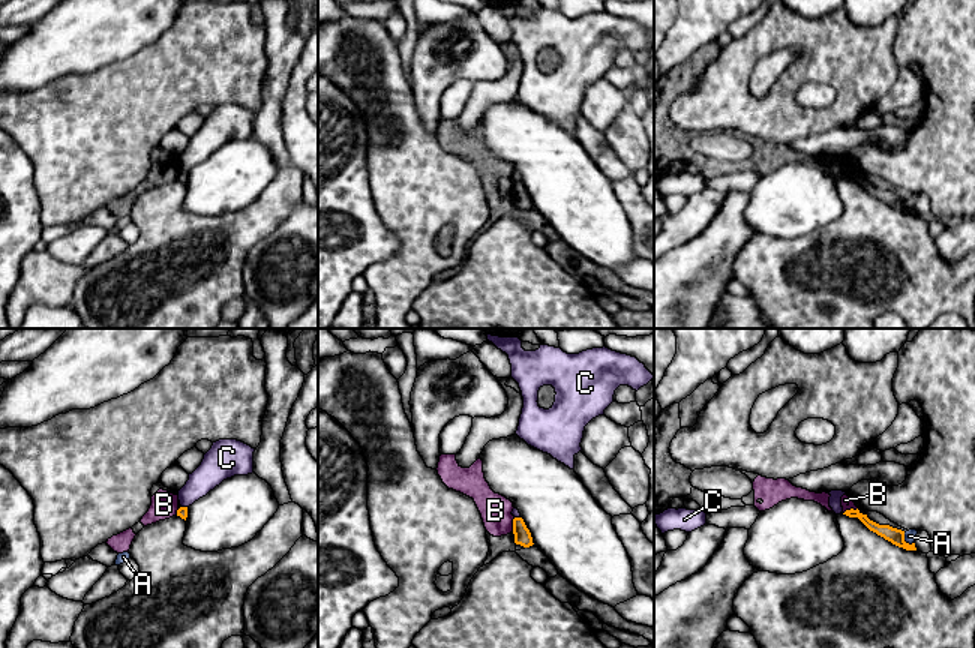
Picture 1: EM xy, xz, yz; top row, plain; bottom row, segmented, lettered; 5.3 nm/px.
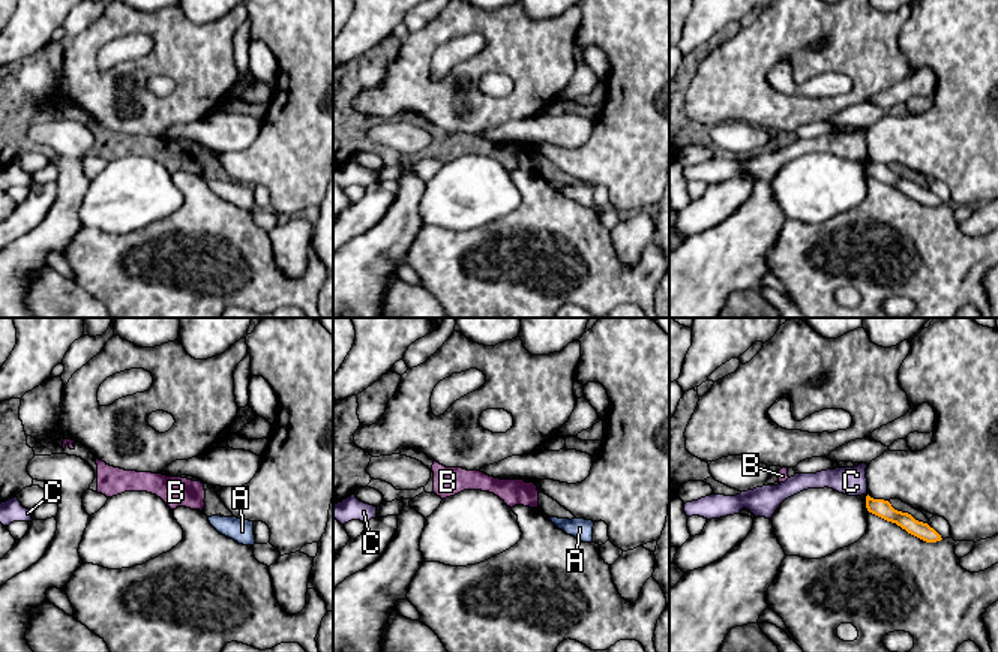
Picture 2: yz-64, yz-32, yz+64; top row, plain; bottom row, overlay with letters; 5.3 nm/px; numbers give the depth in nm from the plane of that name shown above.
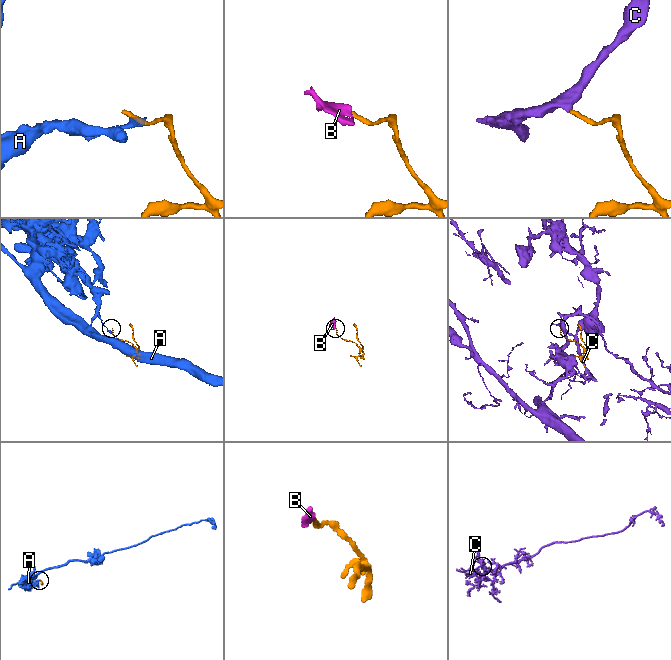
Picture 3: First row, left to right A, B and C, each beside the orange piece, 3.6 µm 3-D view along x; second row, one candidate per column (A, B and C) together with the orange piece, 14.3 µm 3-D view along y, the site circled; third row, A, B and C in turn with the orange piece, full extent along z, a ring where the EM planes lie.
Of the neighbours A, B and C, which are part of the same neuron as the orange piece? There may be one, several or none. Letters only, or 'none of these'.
none of these

